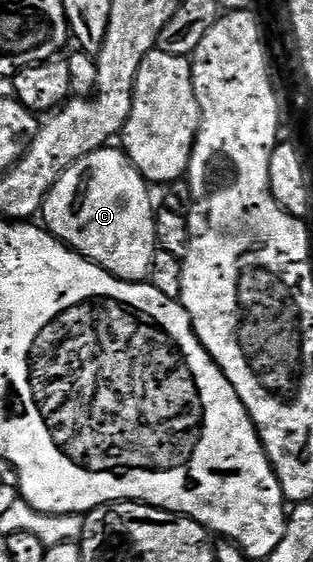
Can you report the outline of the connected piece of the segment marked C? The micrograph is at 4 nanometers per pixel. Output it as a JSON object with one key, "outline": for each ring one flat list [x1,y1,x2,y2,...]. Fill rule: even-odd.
{"outline":[[103,148,76,160,48,192,40,218,43,218,45,229,77,254,83,254,89,262,103,266,109,274,125,282,145,282,150,277,154,251,159,249,154,223,156,205,150,199,151,187,129,156,121,149,110,149,114,148]]}

